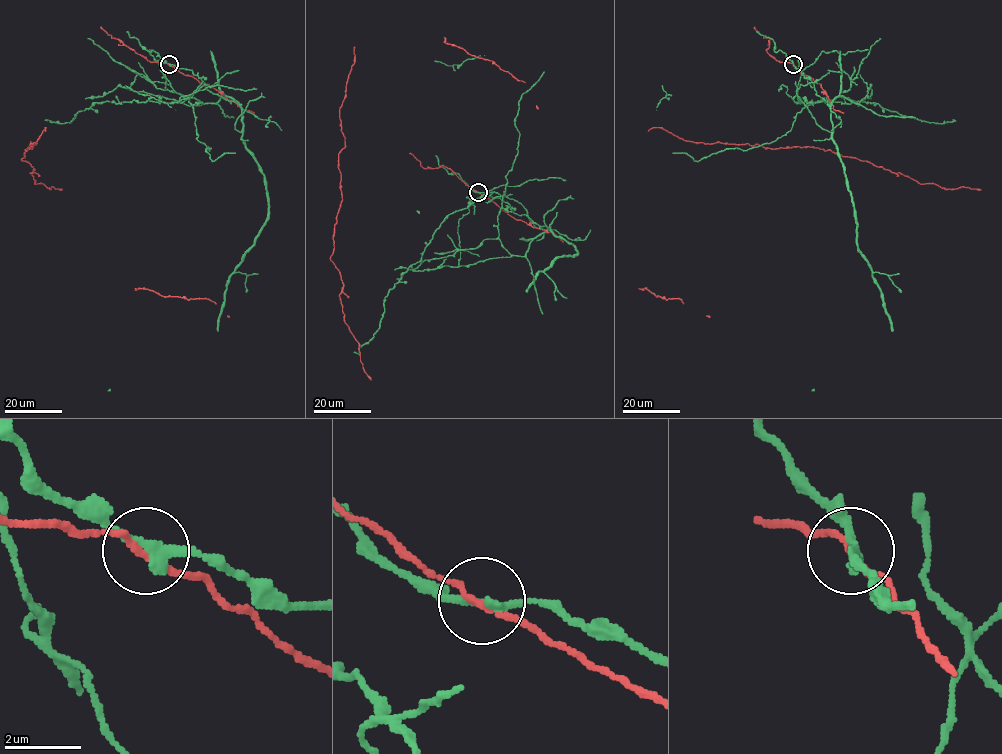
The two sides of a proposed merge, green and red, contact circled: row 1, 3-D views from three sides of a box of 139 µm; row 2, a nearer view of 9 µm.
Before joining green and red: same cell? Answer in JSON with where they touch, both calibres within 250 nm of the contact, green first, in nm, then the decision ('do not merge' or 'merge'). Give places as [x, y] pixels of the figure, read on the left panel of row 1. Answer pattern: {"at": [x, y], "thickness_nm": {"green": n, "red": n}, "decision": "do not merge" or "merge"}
{"at": [169, 64], "thickness_nm": {"green": 260, "red": 150}, "decision": "do not merge"}

